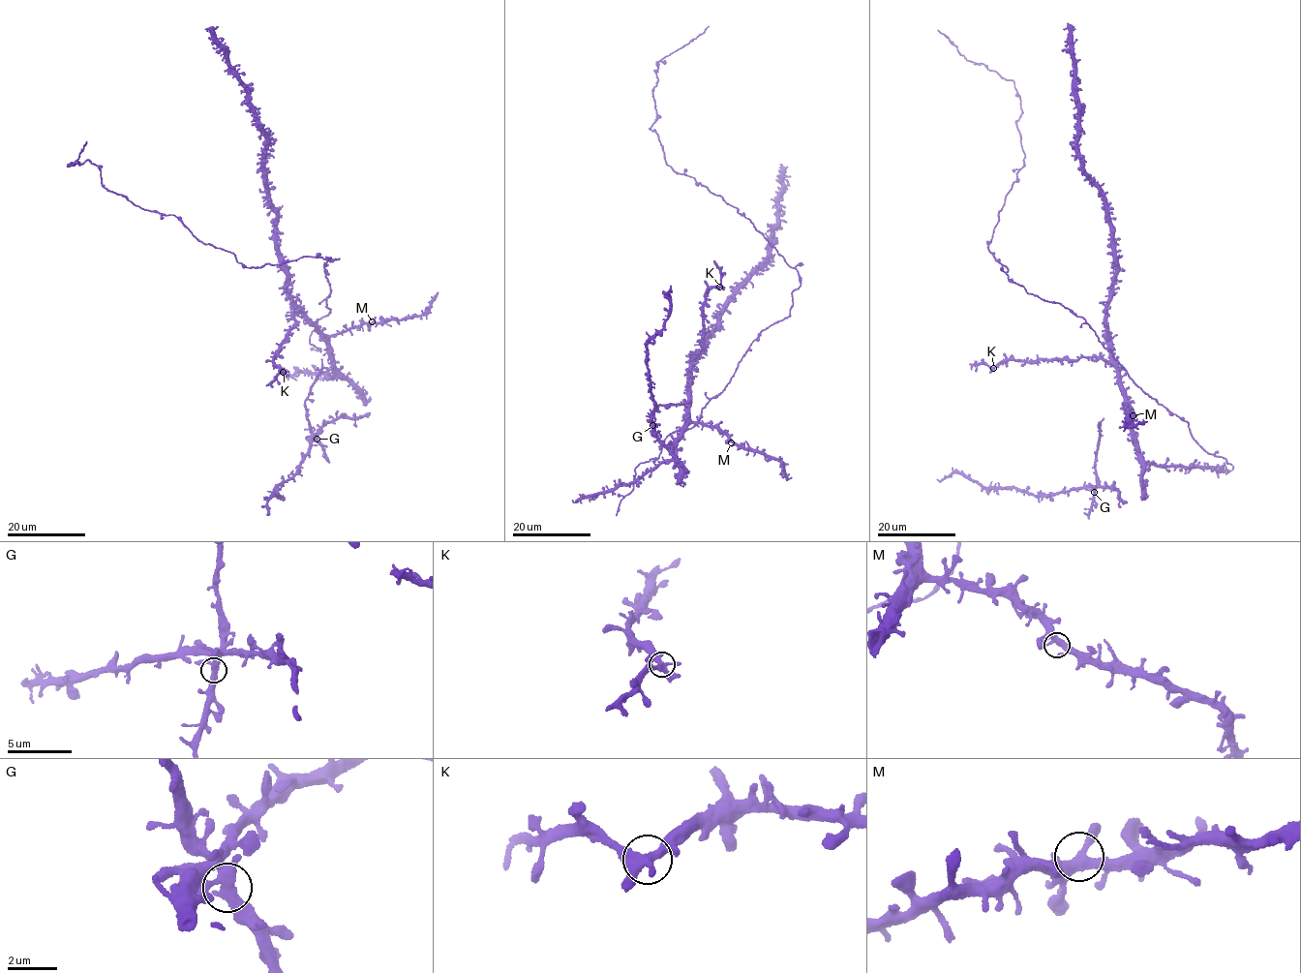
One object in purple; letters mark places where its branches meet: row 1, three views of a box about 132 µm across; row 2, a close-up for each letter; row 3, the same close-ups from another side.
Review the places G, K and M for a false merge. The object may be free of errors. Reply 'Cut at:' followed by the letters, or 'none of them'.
Cut at: none of them

